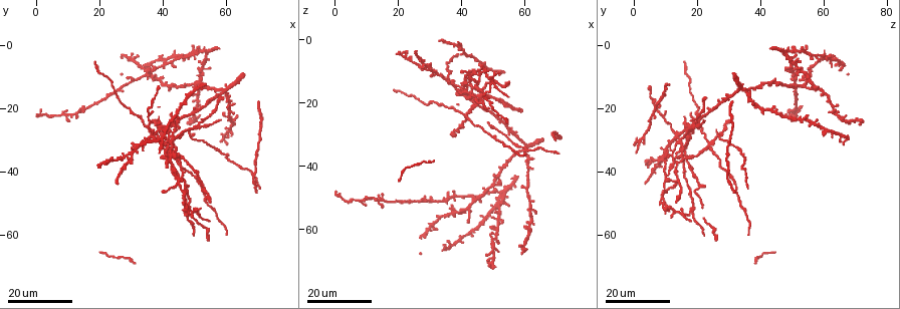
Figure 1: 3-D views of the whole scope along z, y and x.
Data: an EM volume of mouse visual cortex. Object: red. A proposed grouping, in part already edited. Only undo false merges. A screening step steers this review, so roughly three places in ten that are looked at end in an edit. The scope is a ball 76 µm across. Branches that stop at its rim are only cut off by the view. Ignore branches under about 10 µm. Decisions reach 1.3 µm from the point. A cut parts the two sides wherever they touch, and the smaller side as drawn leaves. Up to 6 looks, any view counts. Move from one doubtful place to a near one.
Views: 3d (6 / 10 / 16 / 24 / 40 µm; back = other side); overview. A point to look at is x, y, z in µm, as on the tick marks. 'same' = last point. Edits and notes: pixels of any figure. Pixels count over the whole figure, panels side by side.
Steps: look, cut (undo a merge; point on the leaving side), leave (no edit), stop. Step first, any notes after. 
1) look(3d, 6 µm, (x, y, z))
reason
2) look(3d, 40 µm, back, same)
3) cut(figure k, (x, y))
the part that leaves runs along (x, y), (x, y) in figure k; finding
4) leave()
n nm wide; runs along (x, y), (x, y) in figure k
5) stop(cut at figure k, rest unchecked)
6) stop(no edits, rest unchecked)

look(3d, 24 µm, (36.0, 27.5, 13.0))

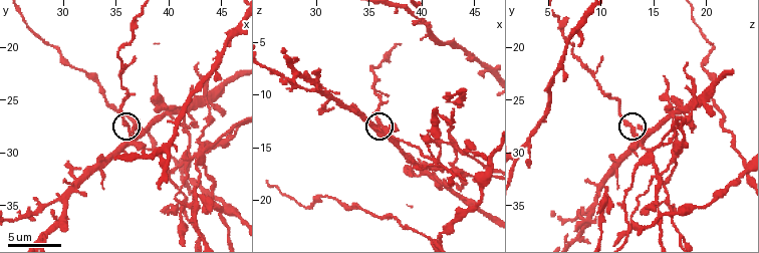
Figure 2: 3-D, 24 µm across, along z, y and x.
look(3d, 6 µm, (36.2, 28.2, 13.0))

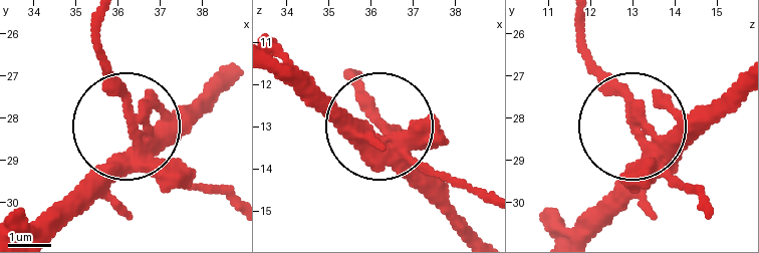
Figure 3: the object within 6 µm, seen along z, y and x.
leave()
all the same neuron

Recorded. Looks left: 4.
look(3d, 6 µm, (40.4, 26.2, 16.8))
four-way junction

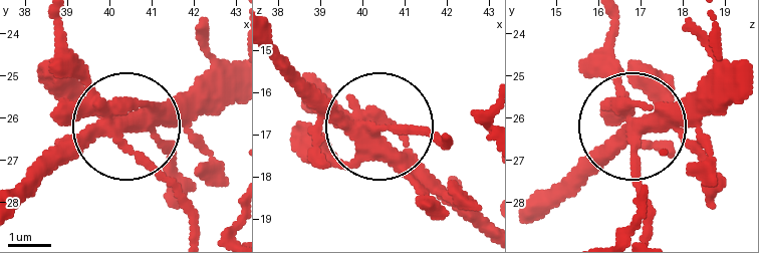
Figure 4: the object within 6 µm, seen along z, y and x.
cut(figure 4, (71, 65))
4 arms; the part that leaves runs along (625, 120), (647, 236) in figure 4; a second neuron is stuck on

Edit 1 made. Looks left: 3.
look(3d, 6 µm, (43.0, 37.8, 17.8))
three arms meet

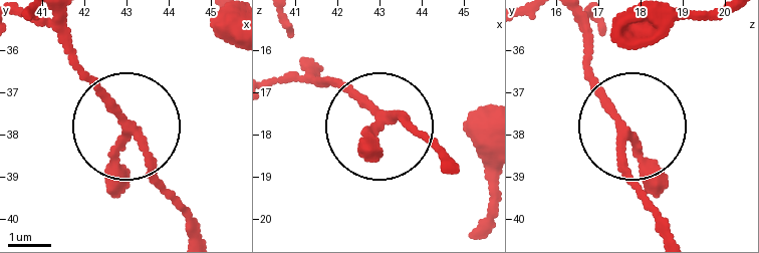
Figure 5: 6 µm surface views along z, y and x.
leave()
3 arms; continuous, no second neuron

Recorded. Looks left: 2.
stop(cut at figure 4, rest unchecked)

